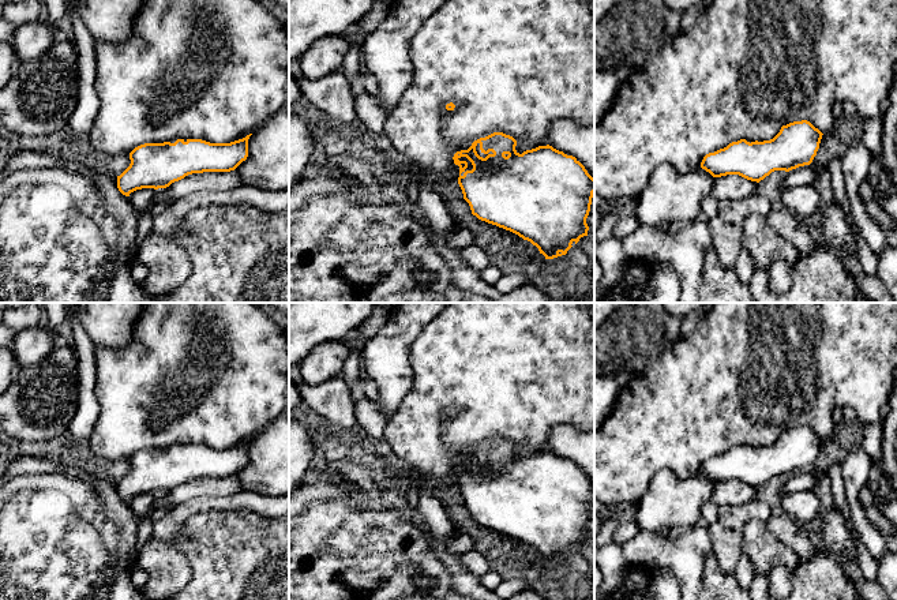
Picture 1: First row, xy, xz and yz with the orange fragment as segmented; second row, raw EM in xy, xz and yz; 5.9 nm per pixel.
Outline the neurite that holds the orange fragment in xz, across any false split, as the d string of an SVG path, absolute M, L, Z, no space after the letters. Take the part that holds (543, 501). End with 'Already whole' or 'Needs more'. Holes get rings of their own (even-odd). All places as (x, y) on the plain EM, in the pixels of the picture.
M493 438L453 462L472 520L510 536L553 565L588 541L594 484L573 461L538 451L519 460L517 446Z. Needs more

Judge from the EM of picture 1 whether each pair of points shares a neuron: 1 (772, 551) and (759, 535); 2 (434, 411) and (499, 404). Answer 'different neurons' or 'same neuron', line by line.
1: same neuron
2: same neuron

